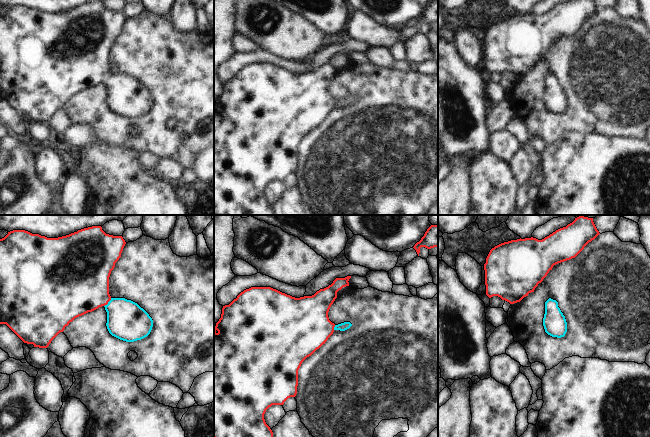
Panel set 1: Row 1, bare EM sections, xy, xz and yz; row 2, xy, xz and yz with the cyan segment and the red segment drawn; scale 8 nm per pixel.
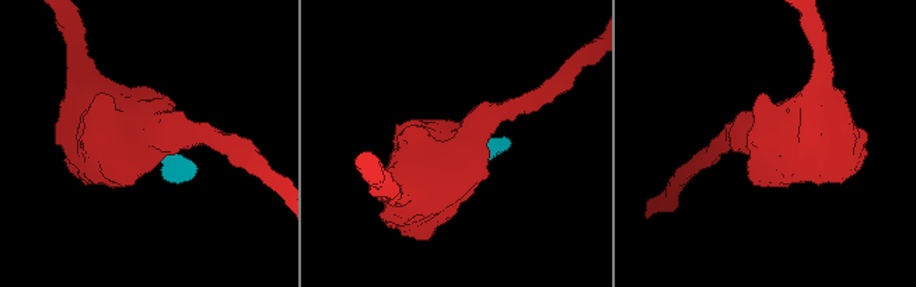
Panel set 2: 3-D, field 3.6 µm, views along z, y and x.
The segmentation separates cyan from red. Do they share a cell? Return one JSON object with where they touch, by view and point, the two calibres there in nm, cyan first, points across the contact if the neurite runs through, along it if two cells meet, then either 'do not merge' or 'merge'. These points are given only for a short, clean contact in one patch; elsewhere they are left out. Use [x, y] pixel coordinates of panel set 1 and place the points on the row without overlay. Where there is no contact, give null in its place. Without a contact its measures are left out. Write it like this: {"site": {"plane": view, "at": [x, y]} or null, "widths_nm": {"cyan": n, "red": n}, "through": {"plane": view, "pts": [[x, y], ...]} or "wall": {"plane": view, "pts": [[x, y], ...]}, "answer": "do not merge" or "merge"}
{"site": {"plane": "xy", "at": [108, 78]}, "widths_nm": {"cyan": 320, "red": 440}, "through": {"plane": "xy", "pts": [[126, 96], [108, 78], [82, 61]]}, "answer": "merge"}

